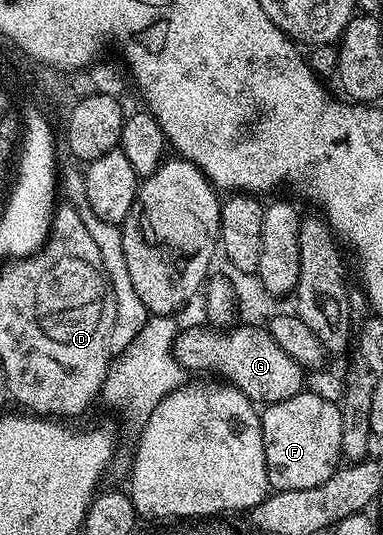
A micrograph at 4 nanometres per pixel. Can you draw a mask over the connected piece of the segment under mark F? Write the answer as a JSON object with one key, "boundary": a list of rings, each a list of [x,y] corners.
{"boundary":[[[303,390],[299,394],[295,394],[291,398],[287,398],[278,404],[268,405],[260,413],[261,429],[263,430],[263,446],[265,447],[265,457],[267,458],[267,474],[269,475],[269,483],[278,492],[283,490],[307,490],[311,486],[319,486],[323,482],[327,482],[327,478],[331,478],[331,474],[336,472],[339,465],[342,463],[341,455],[341,410],[338,405],[326,404],[323,398],[319,398],[319,394]]]}

